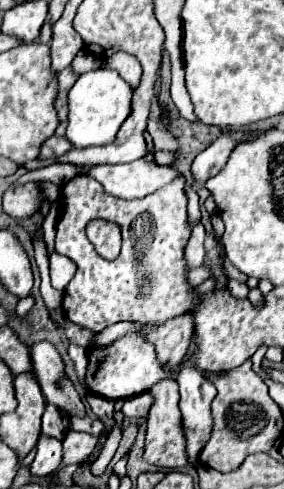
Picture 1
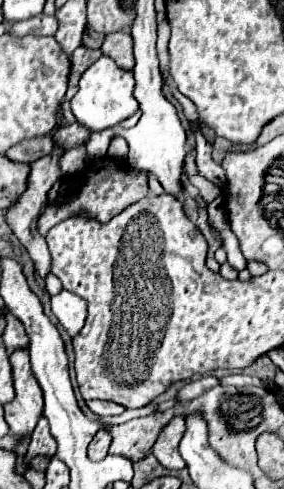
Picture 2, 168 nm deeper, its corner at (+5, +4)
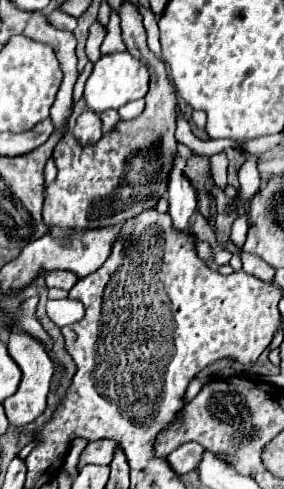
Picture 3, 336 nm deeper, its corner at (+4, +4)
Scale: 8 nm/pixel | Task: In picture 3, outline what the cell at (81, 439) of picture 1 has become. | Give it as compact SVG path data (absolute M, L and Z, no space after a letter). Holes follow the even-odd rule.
M110 440L88 442L86 448L80 454L78 470L80 470L80 466L86 466L86 464L102 464L102 466L110 464L112 462L112 456L114 456L114 448L116 448L116 444L110 442Z

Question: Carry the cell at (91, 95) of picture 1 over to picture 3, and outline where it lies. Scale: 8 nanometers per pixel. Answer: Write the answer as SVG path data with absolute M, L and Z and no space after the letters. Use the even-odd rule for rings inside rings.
M128 52L106 54L94 64L94 70L86 82L86 90L84 90L86 108L96 114L104 112L108 108L118 110L120 106L128 104L130 100L144 98L148 92L148 82L150 82L148 68L144 64L140 64L136 58L132 58Z

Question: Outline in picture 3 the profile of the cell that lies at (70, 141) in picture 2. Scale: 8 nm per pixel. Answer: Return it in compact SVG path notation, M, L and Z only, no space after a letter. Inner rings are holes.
M84 110L74 126L74 136L82 142L82 144L92 144L98 142L102 134L102 120L96 112L92 110Z

